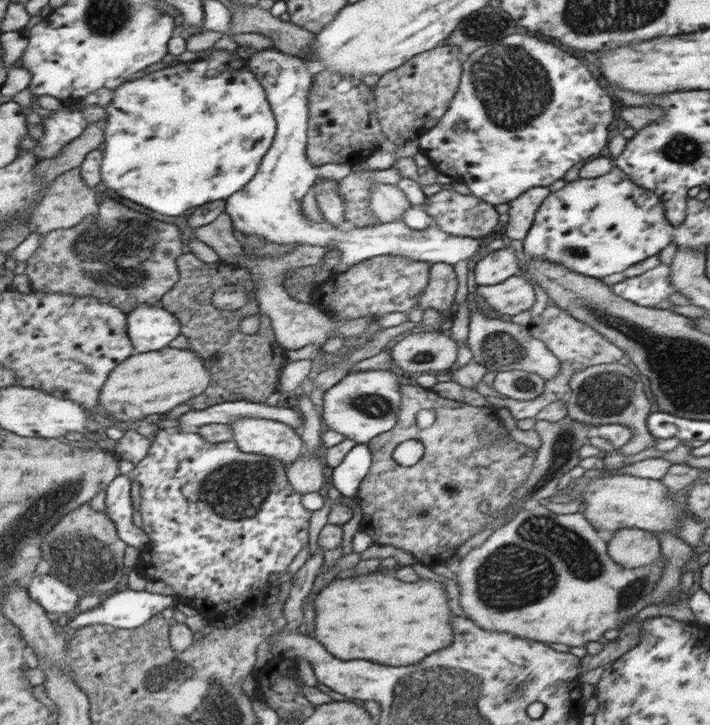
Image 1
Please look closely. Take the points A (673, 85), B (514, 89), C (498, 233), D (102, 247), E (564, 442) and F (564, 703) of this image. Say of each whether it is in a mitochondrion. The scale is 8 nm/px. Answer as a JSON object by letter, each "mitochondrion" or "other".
{"A":"other","B":"mitochondrion","C":"other","D":"mitochondrion","E":"mitochondrion","F":"other"}

